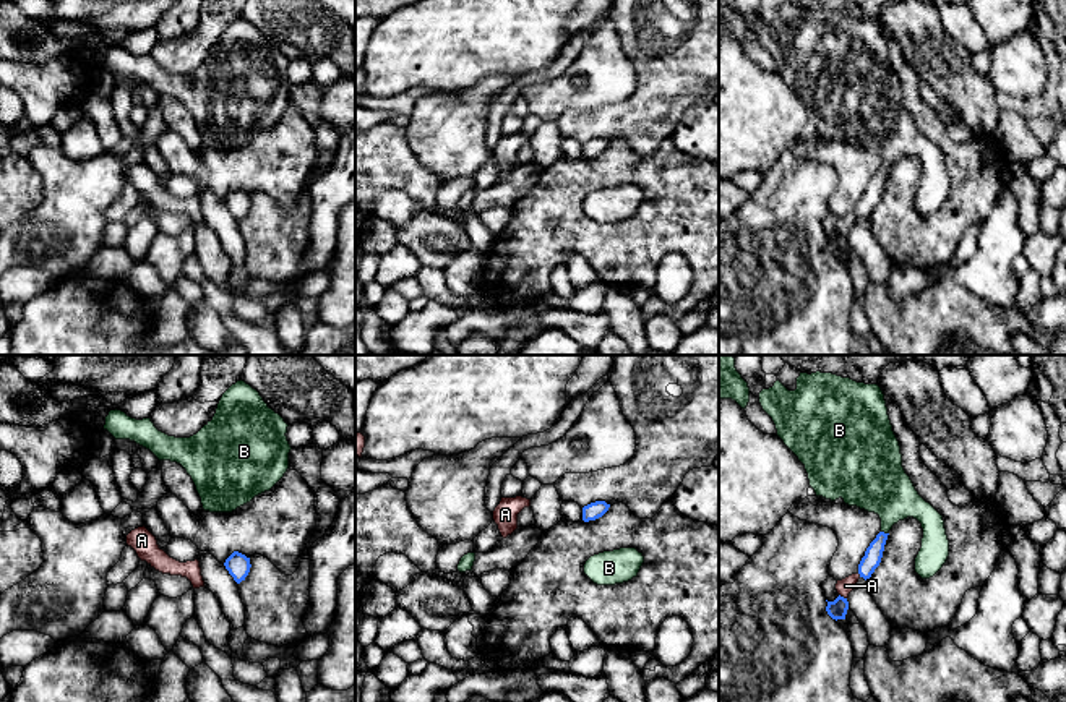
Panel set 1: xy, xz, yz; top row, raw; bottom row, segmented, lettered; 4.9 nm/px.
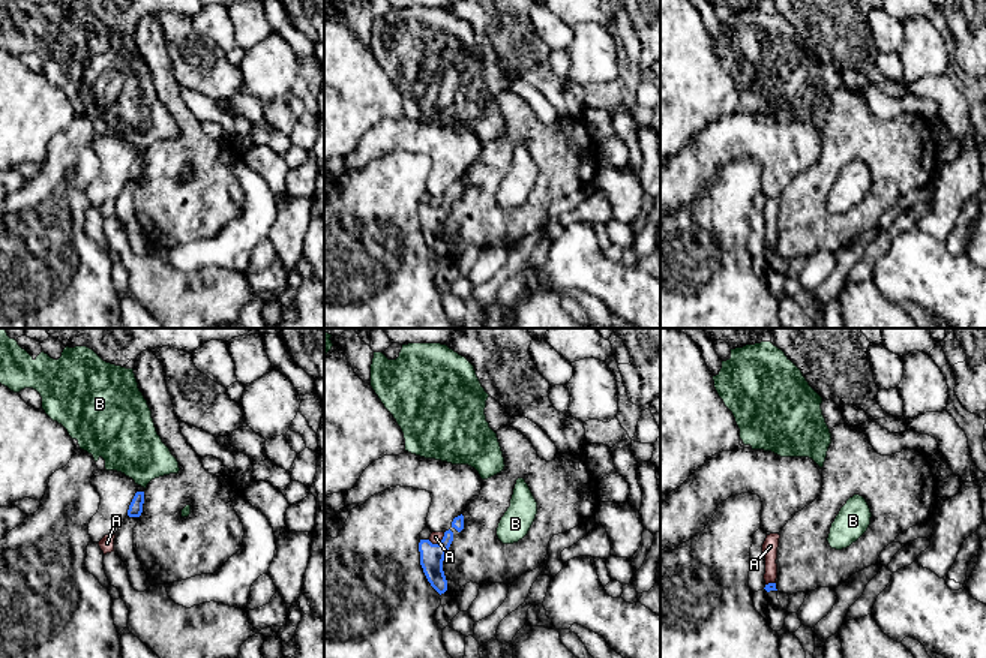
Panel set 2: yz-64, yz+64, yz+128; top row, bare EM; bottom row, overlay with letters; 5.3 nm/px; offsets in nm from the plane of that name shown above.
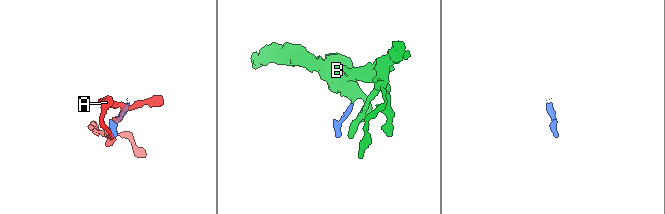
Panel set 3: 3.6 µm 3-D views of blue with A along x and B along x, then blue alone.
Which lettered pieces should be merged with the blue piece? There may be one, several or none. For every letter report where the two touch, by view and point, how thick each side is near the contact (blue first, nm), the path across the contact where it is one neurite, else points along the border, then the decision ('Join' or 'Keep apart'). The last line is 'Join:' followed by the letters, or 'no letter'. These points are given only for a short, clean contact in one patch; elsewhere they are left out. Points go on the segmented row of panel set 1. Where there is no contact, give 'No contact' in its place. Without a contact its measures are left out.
A: Touches blue at yz (842, 597). Thickness 90 nm (blue) against 80 nm. Boundary: yz (839, 594), (846, 599). Keep apart
B: Touches blue at yz (883, 532). Thickness 90 nm (blue) against 300 nm. Path across: yz (870, 561), (883, 532), (886, 493), (878, 483). Join
Join: B

